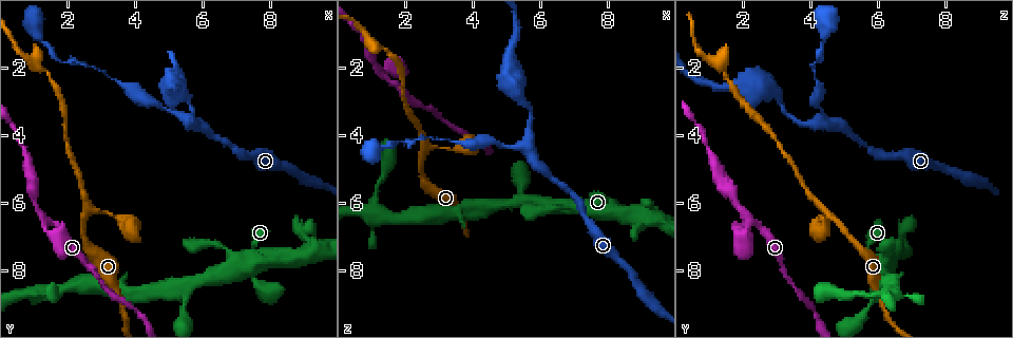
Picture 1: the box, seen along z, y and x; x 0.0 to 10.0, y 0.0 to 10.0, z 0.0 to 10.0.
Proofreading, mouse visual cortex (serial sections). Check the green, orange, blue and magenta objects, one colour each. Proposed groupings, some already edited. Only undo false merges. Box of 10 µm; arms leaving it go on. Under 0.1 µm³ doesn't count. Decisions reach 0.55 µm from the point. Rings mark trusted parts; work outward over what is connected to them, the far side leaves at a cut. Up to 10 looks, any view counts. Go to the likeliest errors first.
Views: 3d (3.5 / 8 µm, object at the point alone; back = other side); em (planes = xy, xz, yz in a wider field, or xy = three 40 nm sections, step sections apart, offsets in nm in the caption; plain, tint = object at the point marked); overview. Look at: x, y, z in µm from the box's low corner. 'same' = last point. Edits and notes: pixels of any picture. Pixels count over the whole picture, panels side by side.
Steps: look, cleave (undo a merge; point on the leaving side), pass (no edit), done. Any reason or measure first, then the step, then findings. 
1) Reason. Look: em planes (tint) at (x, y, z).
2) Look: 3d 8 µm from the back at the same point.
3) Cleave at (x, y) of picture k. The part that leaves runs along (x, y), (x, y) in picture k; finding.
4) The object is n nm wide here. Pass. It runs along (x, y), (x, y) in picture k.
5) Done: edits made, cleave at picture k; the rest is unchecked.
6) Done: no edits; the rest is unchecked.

Abrupt turn. Look: 3d 3.5 µm at (1.30, 6.60, 2.20).

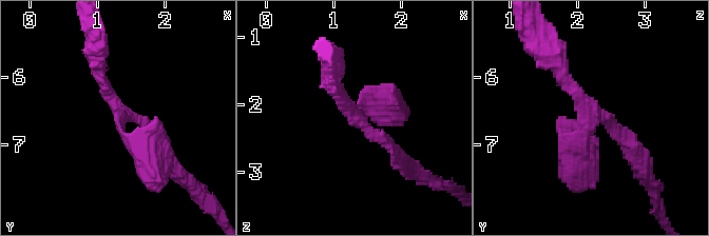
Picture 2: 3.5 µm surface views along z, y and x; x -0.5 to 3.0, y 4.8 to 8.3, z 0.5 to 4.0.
3 arms meet here; the arms are 200, 200, 450 nm wide. Look: em xy step 1 (tint) at (1.40, 6.55, 2.25).

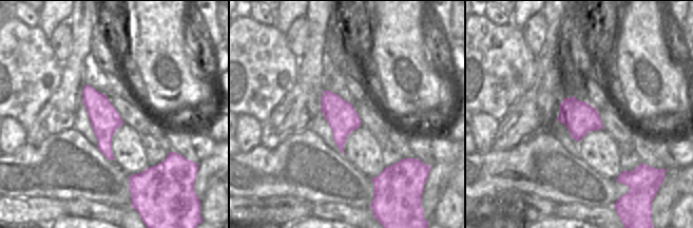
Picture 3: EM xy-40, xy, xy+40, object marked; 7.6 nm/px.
Look: em planes (tint) at the same point.

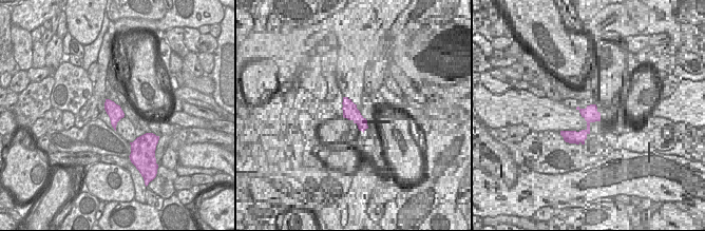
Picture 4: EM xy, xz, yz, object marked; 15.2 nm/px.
Pass. It runs along (632, 153), (594, 114), (581, 170) in picture 2; all the same cell.

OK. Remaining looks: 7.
Abrupt turn. Look: 3d 8 µm at (3.55, 6.60, 4.40).

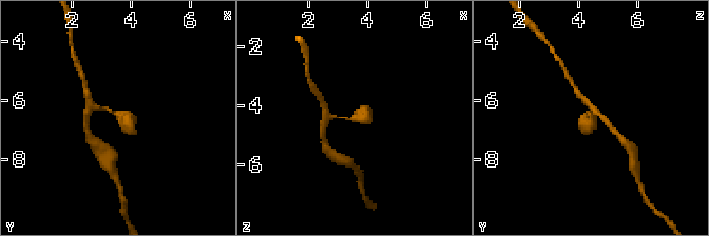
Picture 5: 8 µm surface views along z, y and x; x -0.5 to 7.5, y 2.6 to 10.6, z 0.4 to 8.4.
Need the tissue. Look: em xy step 1 (tint) at the same point.

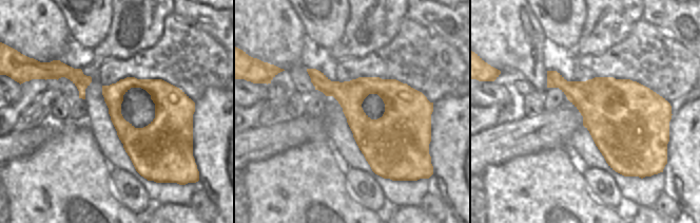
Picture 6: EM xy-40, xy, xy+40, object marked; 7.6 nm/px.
Pass. Continuous, no second cell.

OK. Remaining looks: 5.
Calibre changes. Look: 3d 3.5 µm at (4.45, 3.00, 4.15).

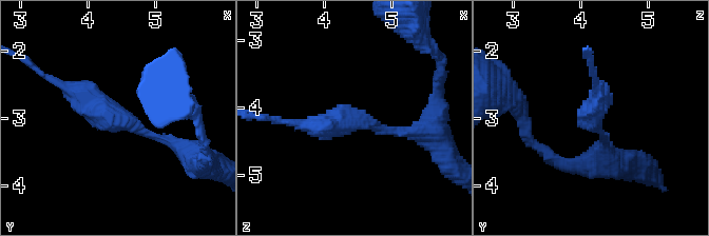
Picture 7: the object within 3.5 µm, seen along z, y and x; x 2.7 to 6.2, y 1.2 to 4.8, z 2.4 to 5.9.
Need the tissue. Look: em xy step 3 (tint) at (4.40, 3.00, 4.20).

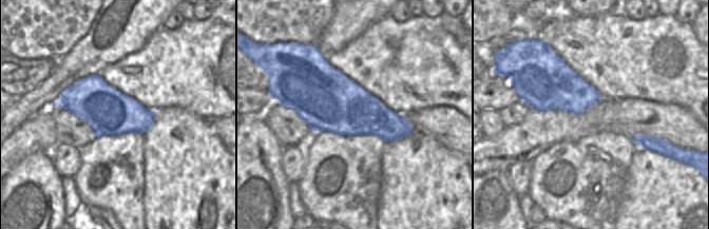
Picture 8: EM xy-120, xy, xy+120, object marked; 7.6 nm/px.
Pass. It runs along (175, 146), (55, 82) in picture 7; one cell here.

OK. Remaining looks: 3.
Sudden change in width. Look: 3d 3.5 µm at (1.80, 1.80, 4.25).

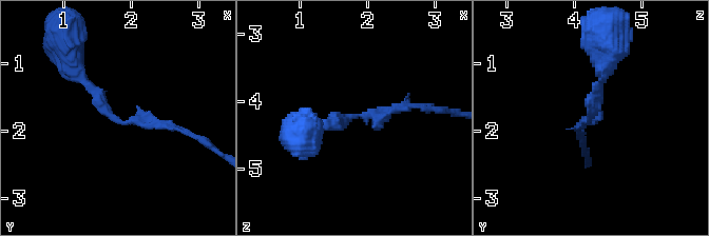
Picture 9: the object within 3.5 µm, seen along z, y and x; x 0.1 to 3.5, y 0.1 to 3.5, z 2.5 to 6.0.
The arms are 100, 150 nm wide; now the EM. Look: em xy step 3 (tint) at (1.80, 1.85, 4.20).

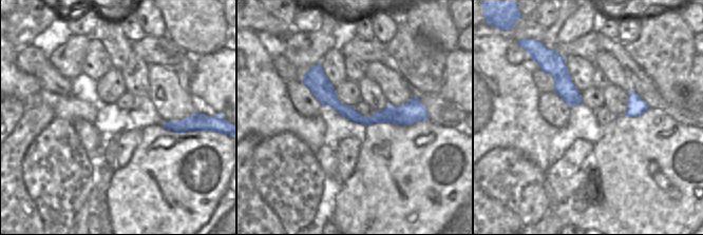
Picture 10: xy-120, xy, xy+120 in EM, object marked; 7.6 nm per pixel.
Pass. One cell here.

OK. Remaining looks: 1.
Done: no edits; the rest is unchecked.

